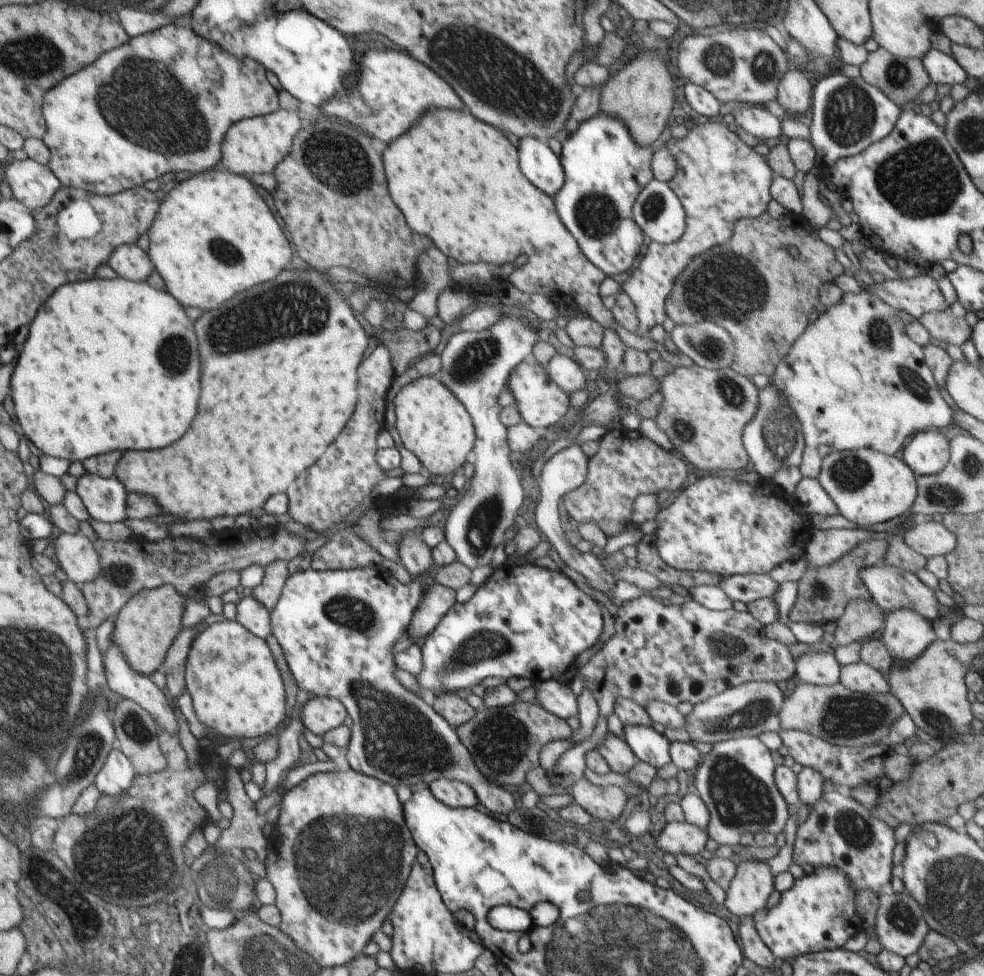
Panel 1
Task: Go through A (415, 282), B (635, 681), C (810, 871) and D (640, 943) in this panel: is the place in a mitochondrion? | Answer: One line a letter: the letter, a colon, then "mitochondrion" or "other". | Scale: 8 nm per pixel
A: other
B: other
C: other
D: mitochondrion

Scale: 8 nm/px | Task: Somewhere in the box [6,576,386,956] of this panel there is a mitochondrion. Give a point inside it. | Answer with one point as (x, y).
(122, 855)

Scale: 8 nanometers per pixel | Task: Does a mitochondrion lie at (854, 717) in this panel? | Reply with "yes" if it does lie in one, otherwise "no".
yes

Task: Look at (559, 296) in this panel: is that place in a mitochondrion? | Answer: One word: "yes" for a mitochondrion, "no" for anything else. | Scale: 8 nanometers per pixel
no

